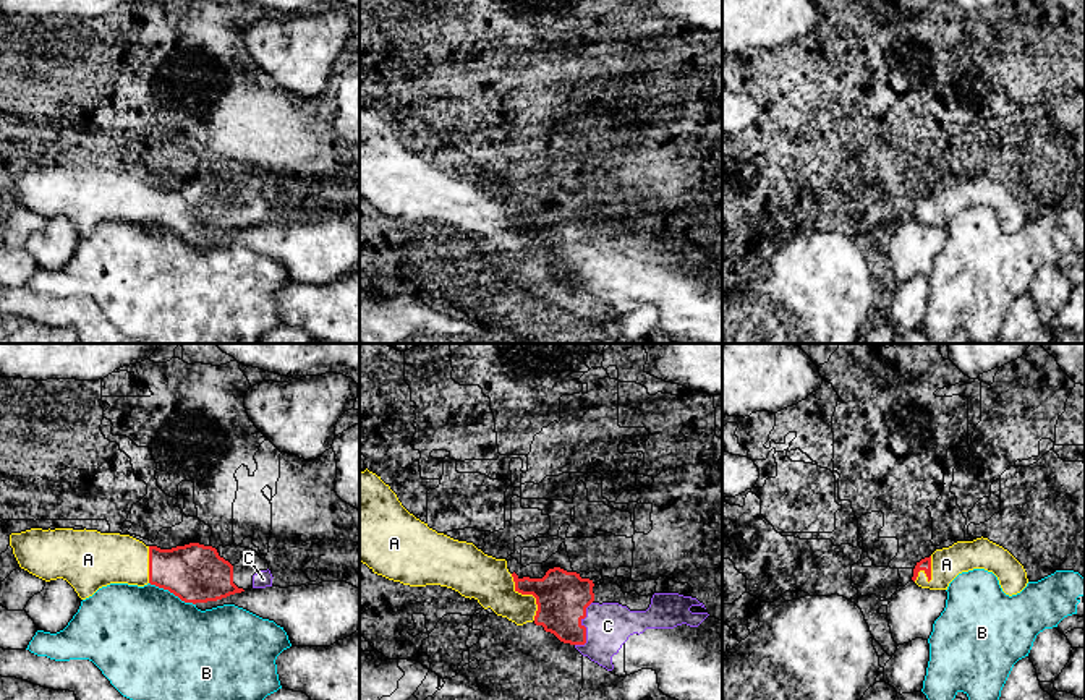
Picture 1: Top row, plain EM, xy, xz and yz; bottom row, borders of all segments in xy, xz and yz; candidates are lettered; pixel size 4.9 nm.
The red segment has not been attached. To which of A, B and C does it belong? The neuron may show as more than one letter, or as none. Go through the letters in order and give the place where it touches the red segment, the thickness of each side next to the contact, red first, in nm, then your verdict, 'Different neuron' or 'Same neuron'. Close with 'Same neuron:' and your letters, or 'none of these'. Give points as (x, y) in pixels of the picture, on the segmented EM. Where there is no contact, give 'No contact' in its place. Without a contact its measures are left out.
A: Touches red at xz (528, 593). Thickness 260 nm (red) against 220 nm. Same neuron
B: Touches red at xy (172, 592). Thickness 280 nm (red) against 480 nm. Different neuron
C: Touches red at xz (585, 627). Thickness 260 nm (red) against 220 nm. Same neuron
Same neuron: A, C

